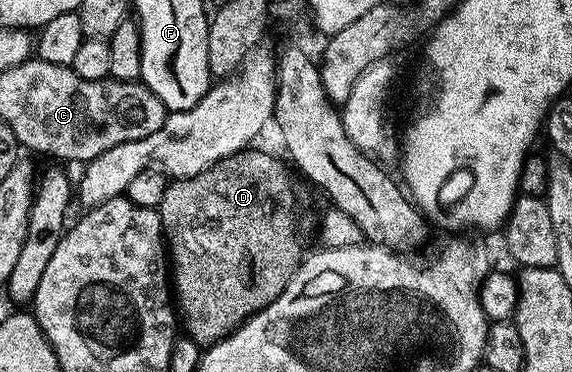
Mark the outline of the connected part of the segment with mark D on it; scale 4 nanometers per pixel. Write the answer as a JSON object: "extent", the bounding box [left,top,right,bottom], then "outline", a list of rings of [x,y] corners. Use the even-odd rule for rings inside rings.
{"extent":[156,150,304,349],"outline":[[[254,150],[238,151],[226,159],[216,161],[208,169],[204,169],[204,173],[196,173],[196,177],[167,182],[164,197],[156,208],[158,216],[162,218],[164,239],[168,244],[168,259],[172,264],[172,291],[176,296],[176,311],[180,316],[181,326],[182,323],[186,326],[185,334],[203,349],[219,343],[226,335],[231,335],[240,324],[251,319],[260,309],[264,309],[272,301],[276,301],[276,297],[280,297],[280,293],[284,293],[288,281],[292,281],[296,269],[302,264],[304,258],[302,239],[298,236],[298,187],[294,184],[293,177],[290,176],[291,168],[266,151]],[[274,231],[286,231],[286,252],[282,252],[281,241],[273,239]]]}

